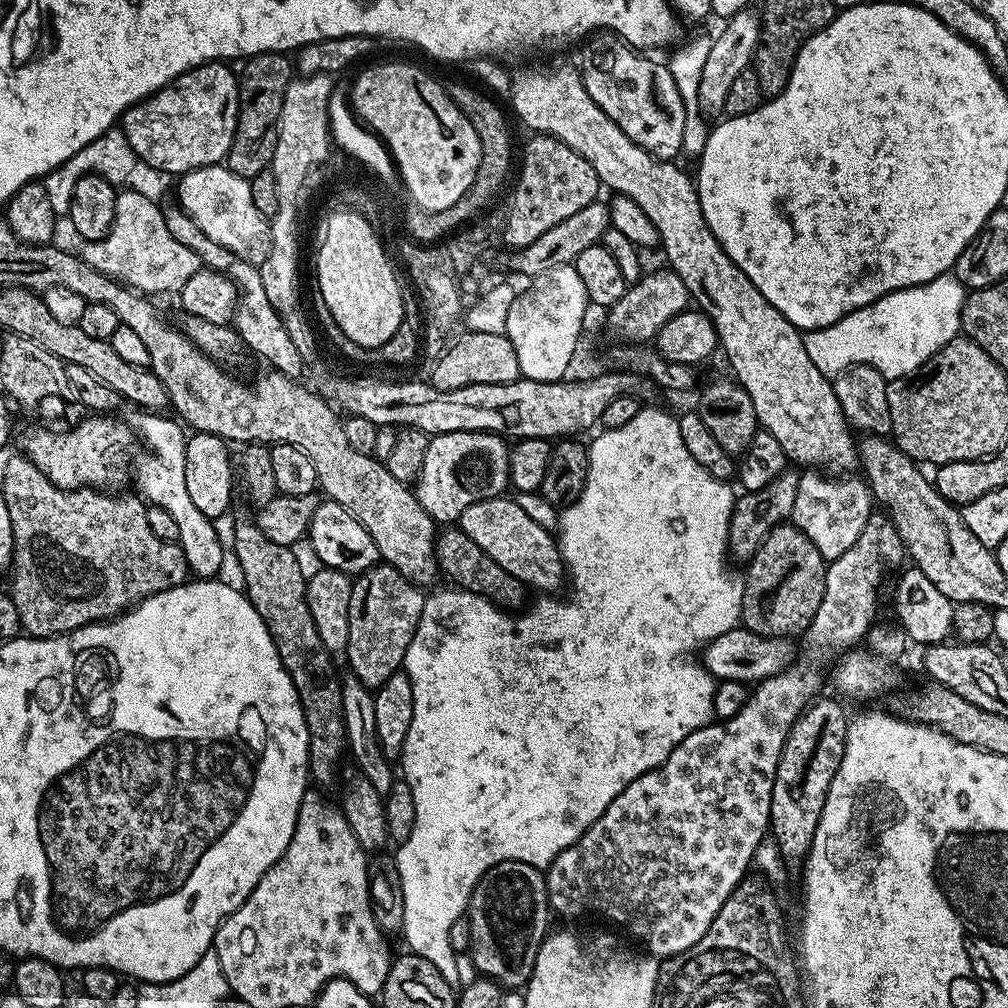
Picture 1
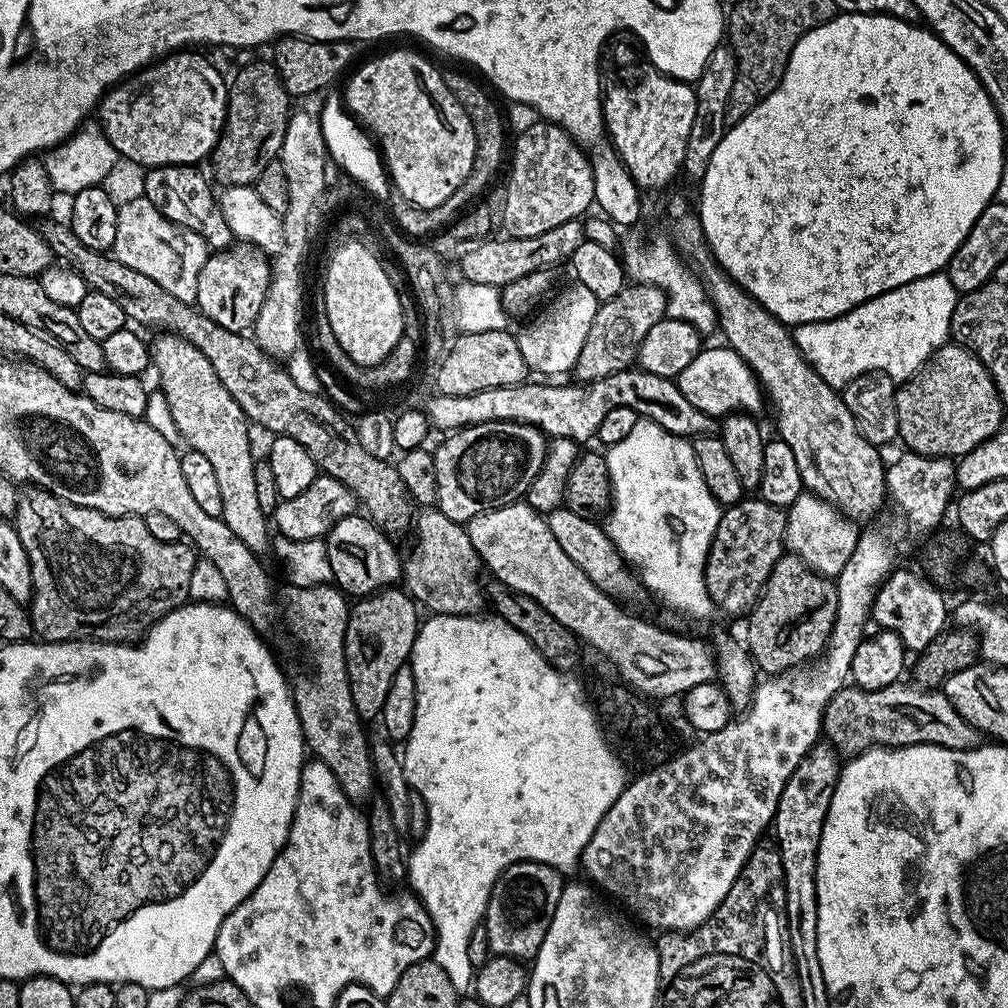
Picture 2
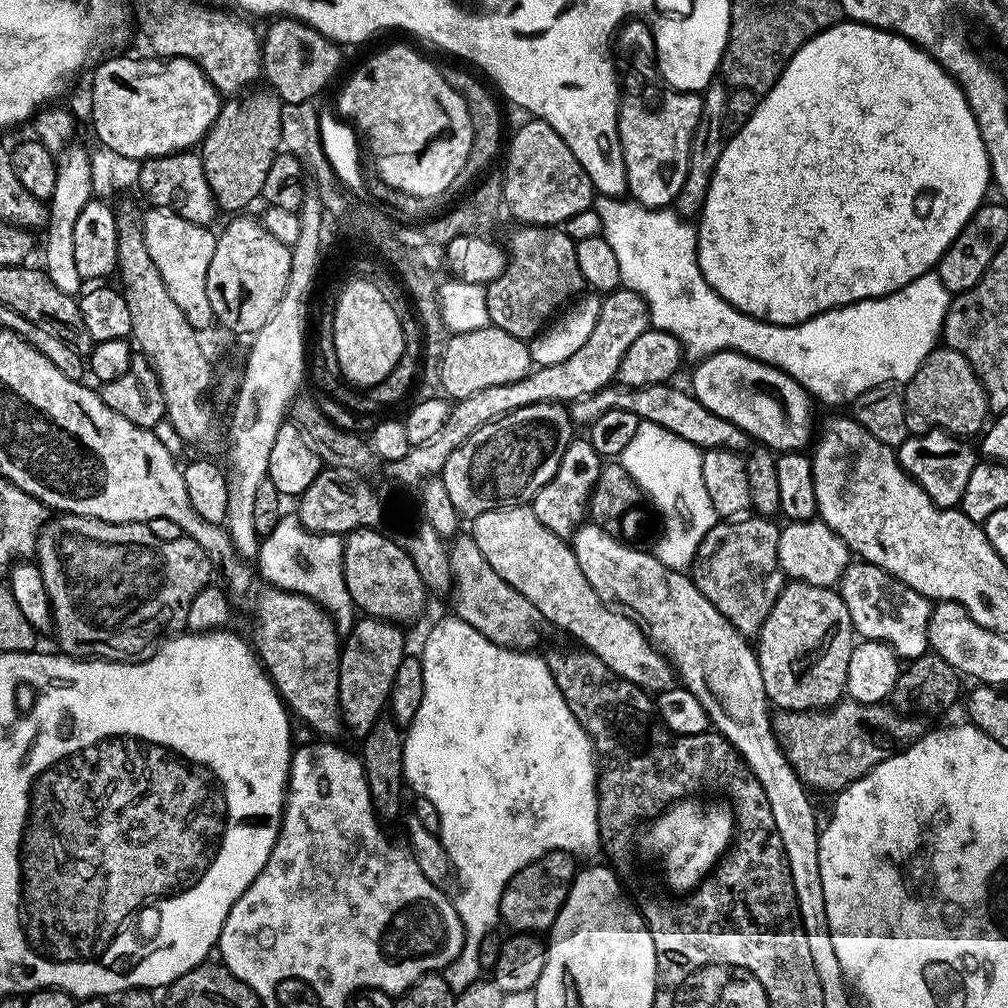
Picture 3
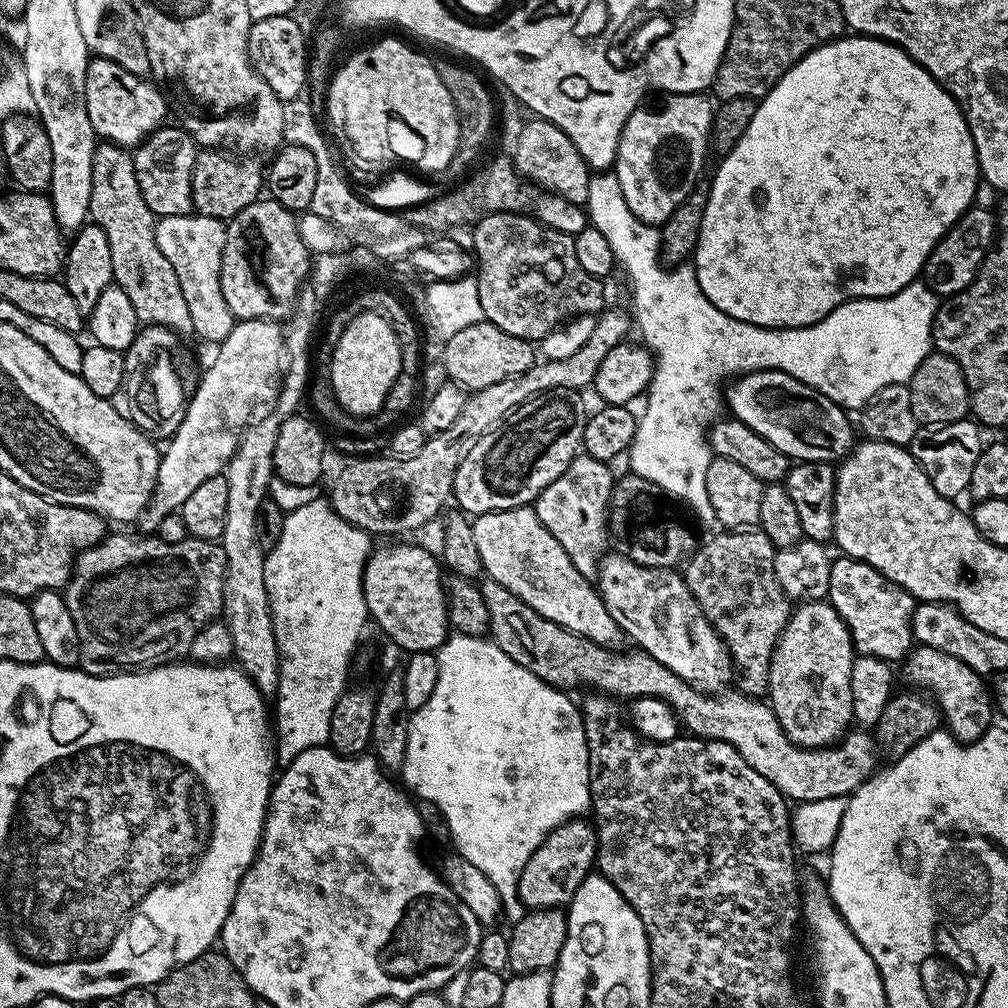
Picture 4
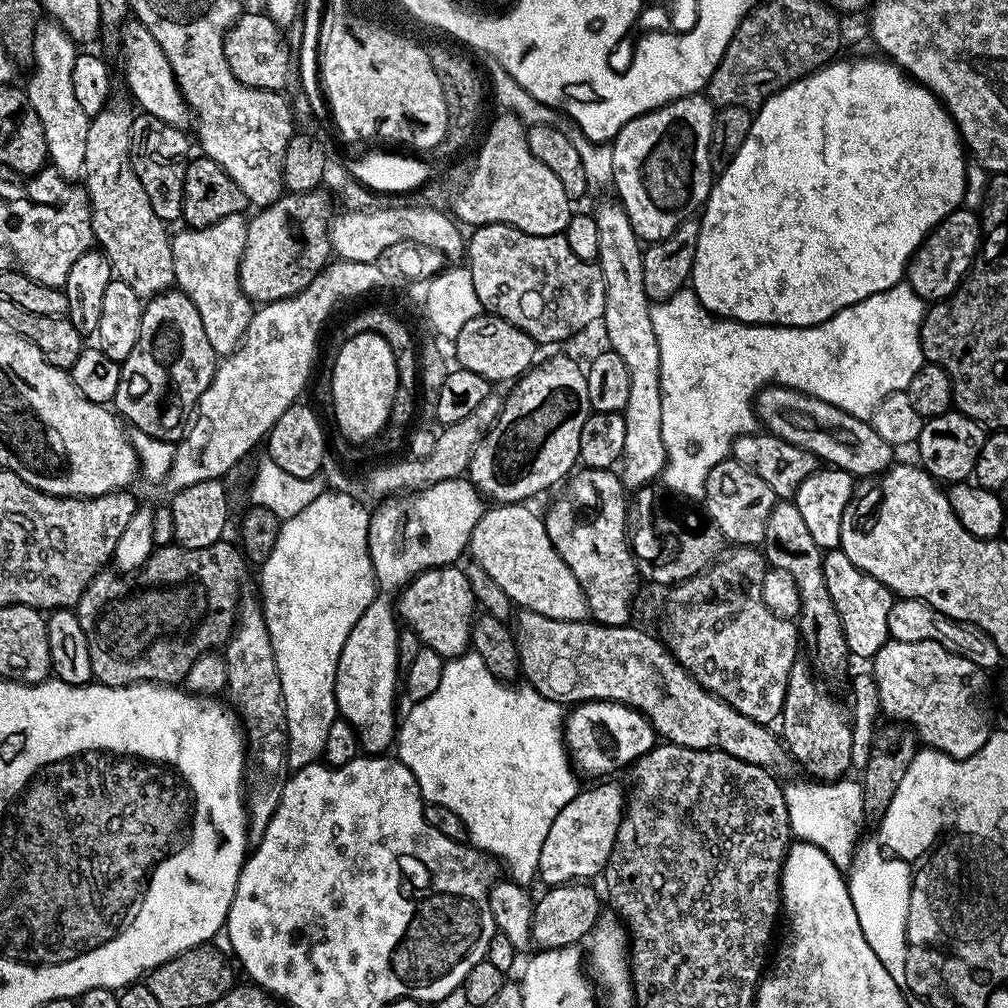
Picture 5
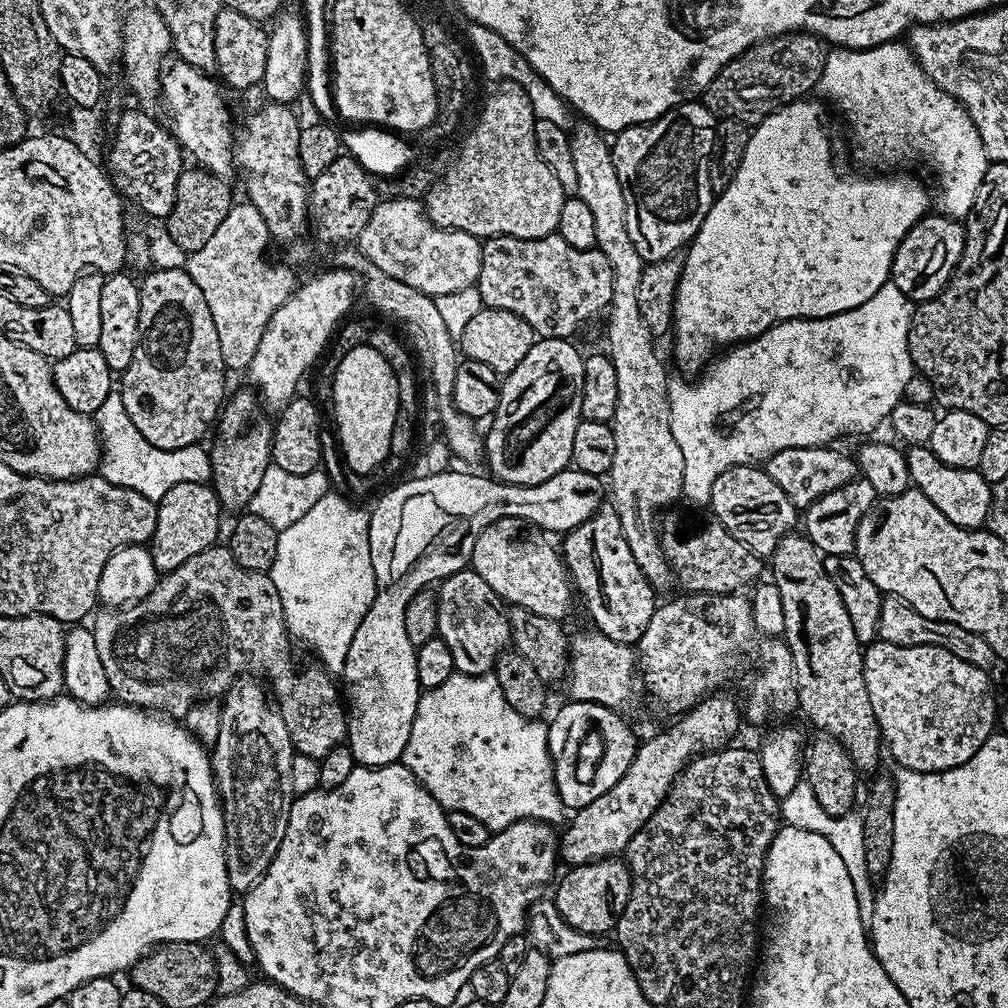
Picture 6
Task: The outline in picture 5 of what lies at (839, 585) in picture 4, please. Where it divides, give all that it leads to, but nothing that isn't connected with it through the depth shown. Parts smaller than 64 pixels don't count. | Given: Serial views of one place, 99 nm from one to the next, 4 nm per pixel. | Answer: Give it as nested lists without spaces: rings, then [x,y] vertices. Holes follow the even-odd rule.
[[[839,550],[824,552],[824,577],[826,590],[830,590],[830,598],[838,610],[840,625],[846,638],[846,646],[853,657],[865,656],[871,658],[882,650],[889,640],[890,610],[894,603],[894,593],[878,578],[863,572],[846,554]]]

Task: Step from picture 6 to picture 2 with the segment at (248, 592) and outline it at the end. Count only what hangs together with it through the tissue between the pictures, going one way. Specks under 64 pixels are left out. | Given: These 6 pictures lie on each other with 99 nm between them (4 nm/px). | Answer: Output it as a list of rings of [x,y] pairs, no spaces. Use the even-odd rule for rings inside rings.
[[[28,486],[19,493],[14,523],[30,558],[32,631],[41,641],[54,644],[66,640],[104,640],[107,644],[136,642],[157,620],[188,600],[190,576],[198,559],[193,545],[159,540],[141,517],[107,516],[93,508],[60,500],[45,488]]]

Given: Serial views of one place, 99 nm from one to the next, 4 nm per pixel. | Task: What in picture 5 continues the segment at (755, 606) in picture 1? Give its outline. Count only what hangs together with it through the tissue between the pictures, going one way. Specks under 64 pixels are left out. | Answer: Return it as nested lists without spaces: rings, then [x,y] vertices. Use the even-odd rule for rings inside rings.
[[[797,662],[790,670],[790,682],[782,717],[782,740],[788,749],[788,755],[794,758],[799,767],[801,764],[809,772],[809,777],[821,782],[835,782],[845,779],[851,769],[853,739],[850,712],[830,693],[824,692],[819,682],[821,683],[817,673],[807,663]]]

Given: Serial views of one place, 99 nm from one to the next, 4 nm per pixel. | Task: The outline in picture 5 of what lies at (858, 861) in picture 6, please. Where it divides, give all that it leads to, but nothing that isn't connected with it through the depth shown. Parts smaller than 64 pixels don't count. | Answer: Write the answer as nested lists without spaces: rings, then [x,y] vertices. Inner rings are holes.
[[[852,779],[835,782],[805,780],[806,782],[792,782],[783,787],[788,824],[793,837],[803,843],[818,846],[842,870],[851,867],[855,847],[862,834],[860,830],[866,819],[863,783],[859,779]]]

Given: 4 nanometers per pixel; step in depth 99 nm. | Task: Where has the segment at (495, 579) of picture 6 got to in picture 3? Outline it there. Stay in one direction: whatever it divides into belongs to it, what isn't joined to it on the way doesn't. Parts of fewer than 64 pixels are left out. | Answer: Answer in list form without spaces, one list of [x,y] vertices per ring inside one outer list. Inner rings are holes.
[[[519,504],[513,508],[486,510],[486,514],[478,514],[471,524],[470,534],[475,538],[478,550],[482,550],[486,562],[490,562],[496,573],[514,590],[518,590],[518,594],[525,596],[536,607],[536,611],[544,615],[549,625],[552,623],[554,627],[569,632],[576,642],[602,658],[602,662],[606,662],[614,674],[634,682],[637,688],[649,694],[659,694],[673,683],[674,669],[664,653],[659,652],[644,637],[633,620],[615,612],[598,598],[598,594],[594,594],[590,582],[586,582],[586,574],[582,574],[582,566],[578,566],[578,558],[572,553],[571,543],[565,537],[546,530],[546,526],[538,522],[531,506]]]

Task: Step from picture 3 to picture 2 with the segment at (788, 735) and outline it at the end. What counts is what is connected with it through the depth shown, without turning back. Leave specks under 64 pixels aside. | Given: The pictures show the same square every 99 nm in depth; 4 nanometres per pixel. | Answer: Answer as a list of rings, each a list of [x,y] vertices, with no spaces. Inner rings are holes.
[[[897,682],[881,689],[845,686],[830,698],[824,711],[823,735],[841,757],[859,756],[870,747],[905,748],[933,744],[954,750],[979,748],[982,734],[966,722],[943,691],[922,688],[915,682]]]

